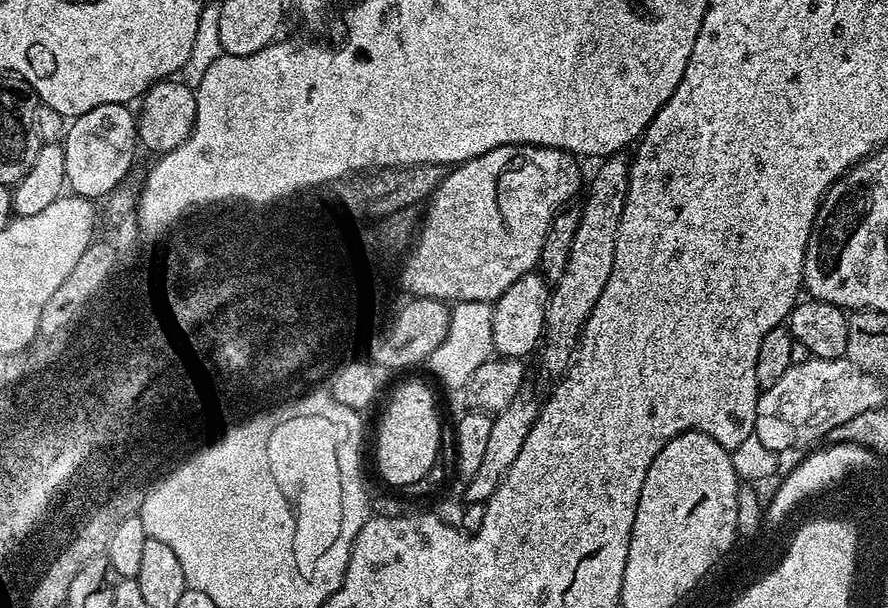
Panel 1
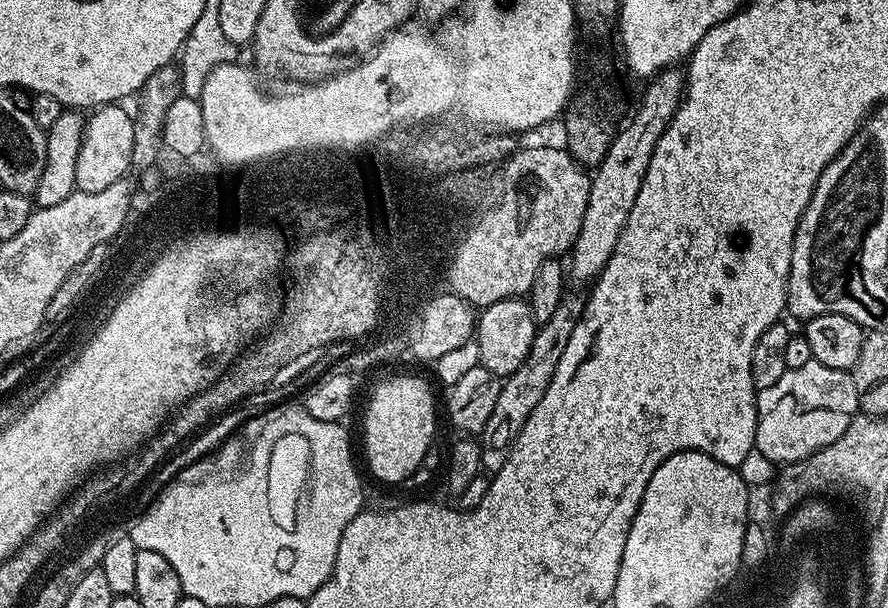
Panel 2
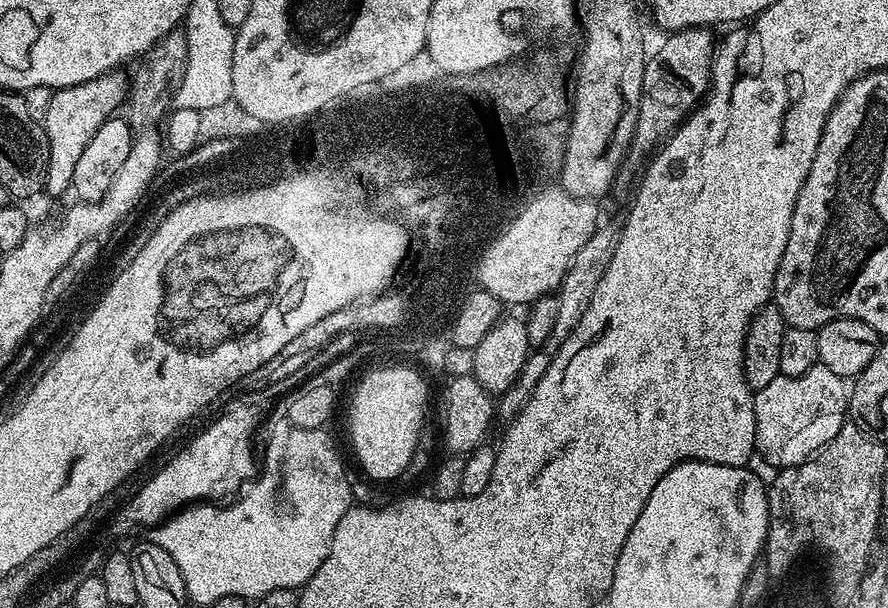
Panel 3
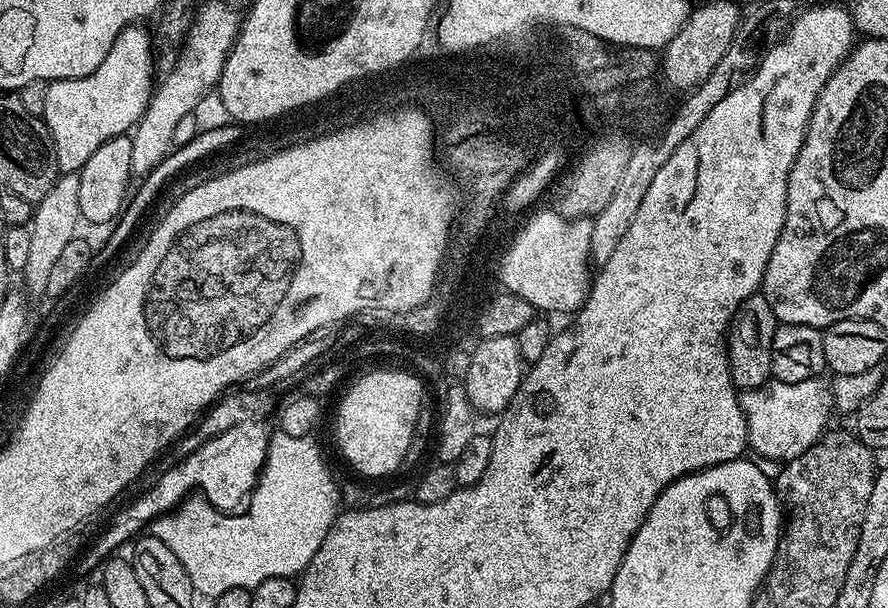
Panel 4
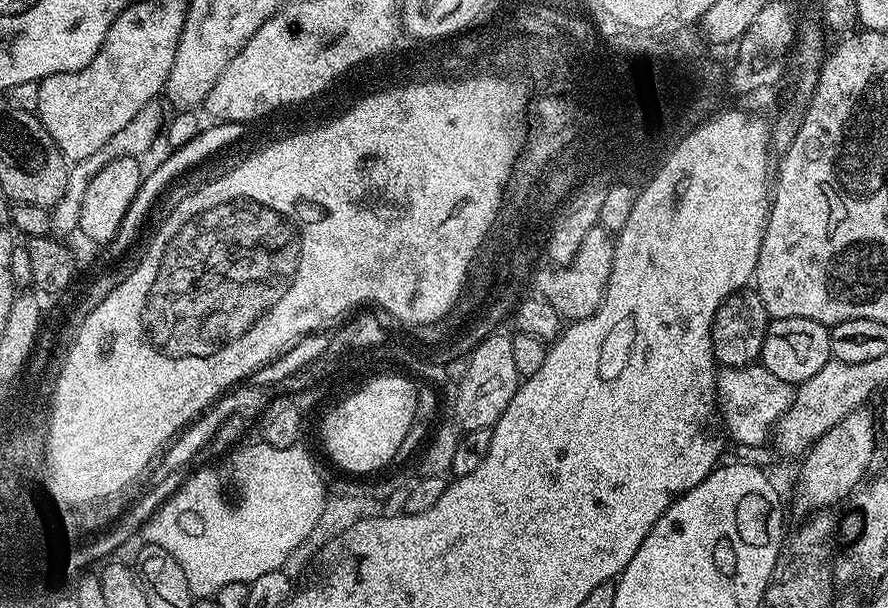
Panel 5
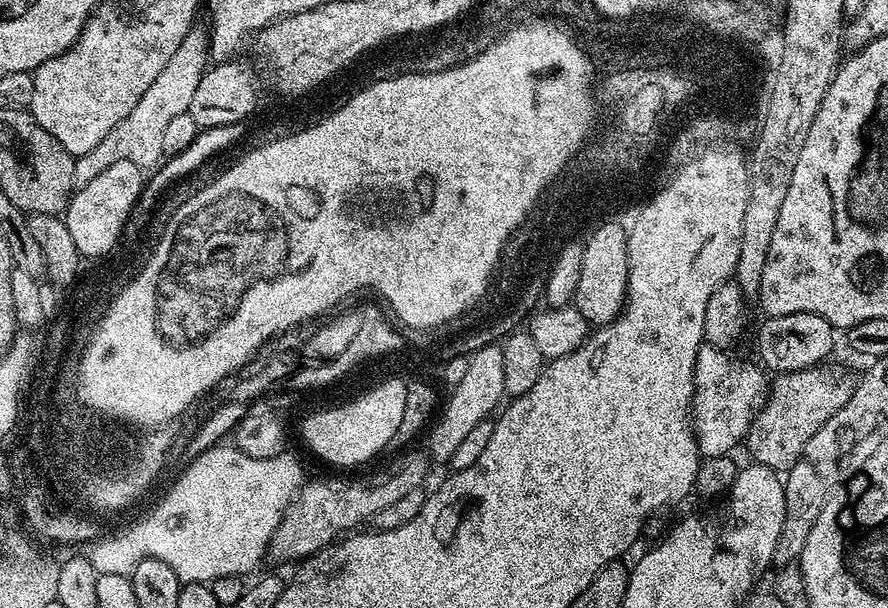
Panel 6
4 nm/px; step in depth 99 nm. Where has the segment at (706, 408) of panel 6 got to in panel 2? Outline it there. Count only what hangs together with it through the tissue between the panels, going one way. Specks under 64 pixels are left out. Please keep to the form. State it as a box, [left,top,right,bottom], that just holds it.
[755,359,859,466]

